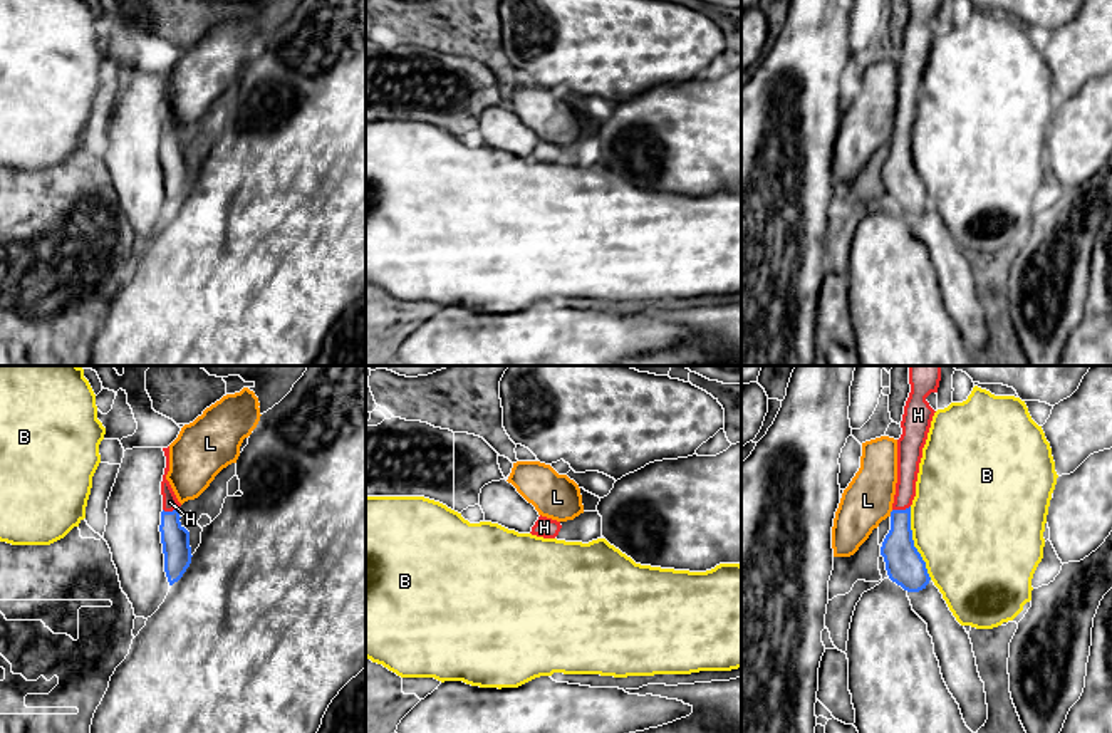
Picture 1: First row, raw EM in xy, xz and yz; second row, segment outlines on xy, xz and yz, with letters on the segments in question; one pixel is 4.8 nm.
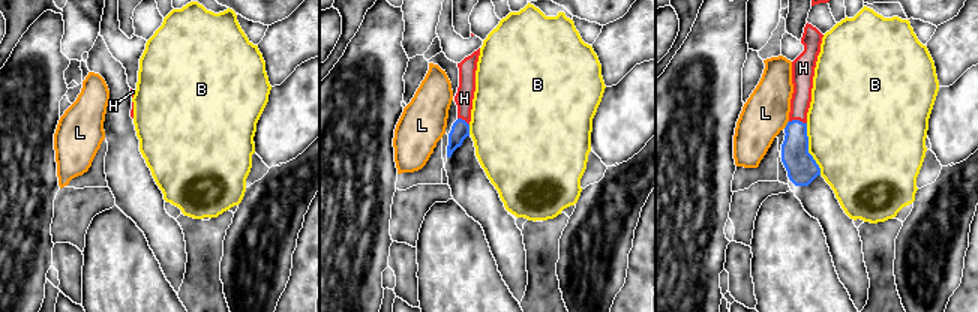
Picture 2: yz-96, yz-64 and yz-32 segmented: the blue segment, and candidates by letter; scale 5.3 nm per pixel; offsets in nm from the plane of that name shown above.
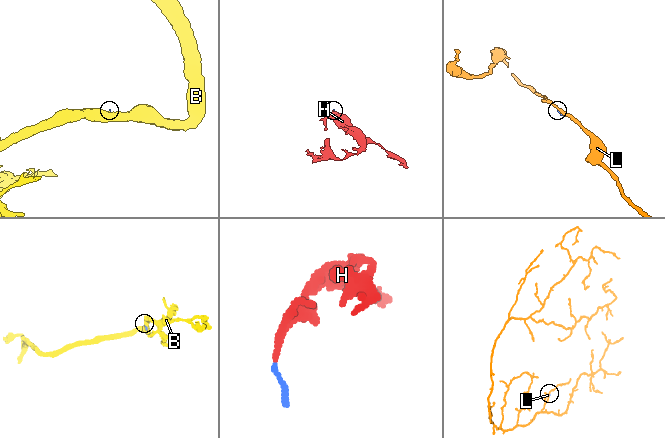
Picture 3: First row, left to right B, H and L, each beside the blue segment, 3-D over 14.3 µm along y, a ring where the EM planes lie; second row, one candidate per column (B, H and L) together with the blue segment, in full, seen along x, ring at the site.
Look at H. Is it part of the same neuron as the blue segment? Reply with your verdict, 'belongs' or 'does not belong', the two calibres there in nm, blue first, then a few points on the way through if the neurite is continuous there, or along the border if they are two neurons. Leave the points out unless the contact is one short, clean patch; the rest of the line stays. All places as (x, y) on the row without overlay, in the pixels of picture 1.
belongs; 180 nm thick on the blue side, 110 nm on the other; runs through yz (903, 187), (901, 135), (908, 84)

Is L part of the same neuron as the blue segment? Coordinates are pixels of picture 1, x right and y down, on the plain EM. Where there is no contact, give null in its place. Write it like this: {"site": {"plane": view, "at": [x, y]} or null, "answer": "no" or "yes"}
{"site": {"plane": "yz", "at": [891, 138]}, "answer": "no"}

